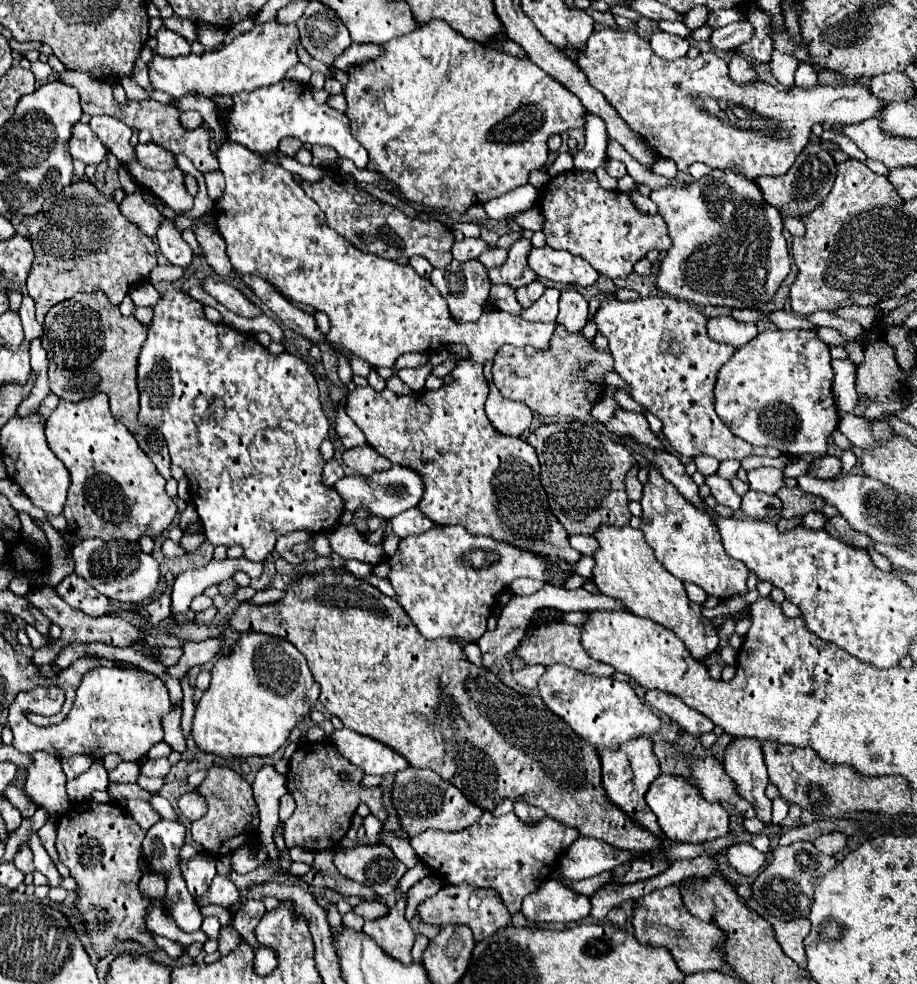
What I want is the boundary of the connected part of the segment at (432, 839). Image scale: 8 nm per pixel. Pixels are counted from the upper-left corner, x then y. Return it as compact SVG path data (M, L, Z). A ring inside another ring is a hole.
M485 812L477 824L469 826L465 832L439 832L439 830L429 830L419 836L409 838L411 846L415 848L417 856L421 862L425 862L431 872L441 874L449 884L473 884L479 888L491 888L497 890L503 896L505 906L509 908L511 914L521 910L521 900L529 894L533 894L543 880L547 878L547 868L559 860L559 856L569 848L571 844L571 828L565 824L545 816L543 820L535 824L527 824L515 816L515 812L509 812L501 818L491 816L491 812Z

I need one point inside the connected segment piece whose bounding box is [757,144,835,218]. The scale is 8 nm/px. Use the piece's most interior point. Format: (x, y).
(809, 181)

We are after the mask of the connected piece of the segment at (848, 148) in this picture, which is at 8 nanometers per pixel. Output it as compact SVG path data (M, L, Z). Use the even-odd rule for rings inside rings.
M824 130L821 138L824 140L834 141L850 158L865 163L865 160L867 159L865 154L863 154L863 152L861 152L861 150L859 150L859 148L857 148L857 146L846 136Z

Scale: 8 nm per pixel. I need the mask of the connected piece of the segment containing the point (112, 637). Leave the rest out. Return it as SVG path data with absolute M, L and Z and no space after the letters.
M43 584L39 590L31 590L31 592L27 594L27 598L29 598L29 602L31 602L35 608L39 608L53 624L59 624L59 626L63 628L63 636L61 636L57 642L51 642L49 646L43 646L43 648L35 650L35 654L33 654L32 657L35 664L53 664L53 662L59 658L59 654L63 652L63 648L69 646L69 644L105 642L105 644L109 644L109 646L129 646L133 640L143 640L141 630L135 628L133 624L129 624L127 620L117 618L117 616L109 616L109 614L107 614L107 616L101 616L101 618L89 618L87 614L81 614L81 612L77 612L75 608L71 608L69 604L65 604L65 602L57 596L57 592L55 592L51 586L47 586L47 584Z

